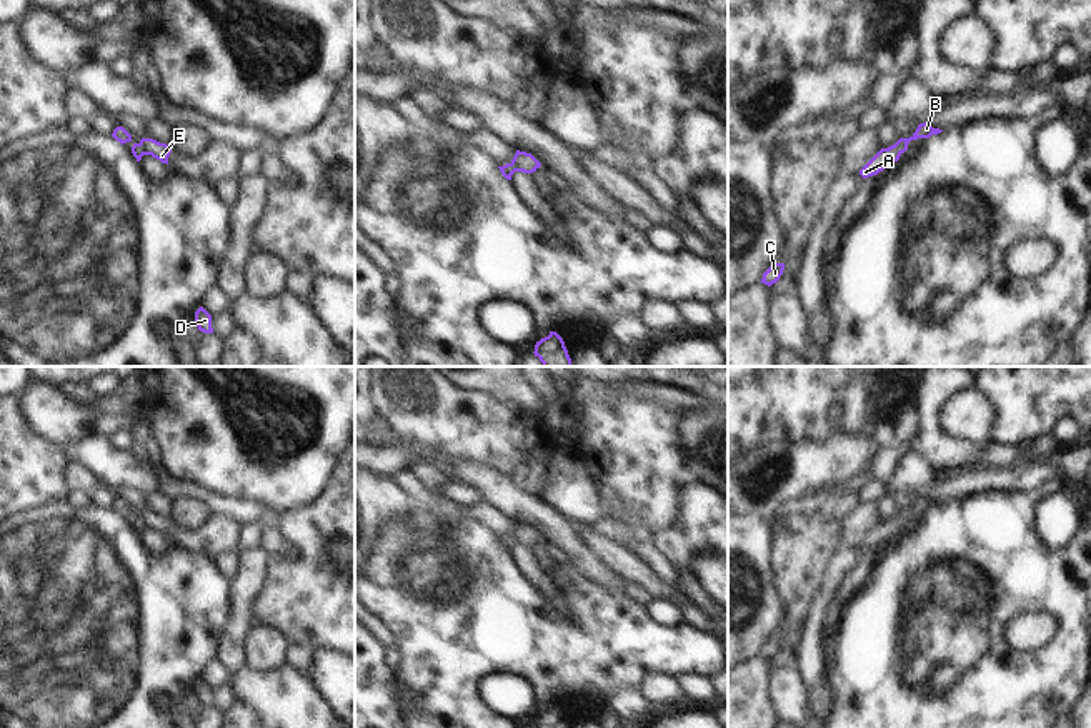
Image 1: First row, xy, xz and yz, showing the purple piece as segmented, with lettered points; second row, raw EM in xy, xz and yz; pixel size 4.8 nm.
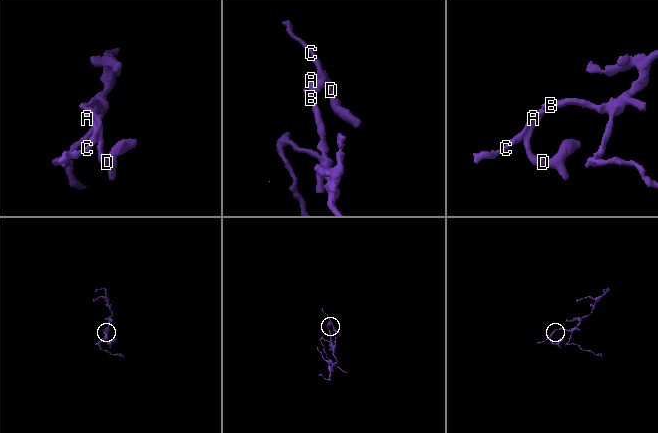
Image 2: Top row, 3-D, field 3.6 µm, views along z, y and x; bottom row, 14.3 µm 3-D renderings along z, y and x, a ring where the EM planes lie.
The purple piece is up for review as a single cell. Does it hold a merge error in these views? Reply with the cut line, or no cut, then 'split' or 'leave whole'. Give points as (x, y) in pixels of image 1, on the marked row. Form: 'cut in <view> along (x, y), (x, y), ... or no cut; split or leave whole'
no cut; leave whole

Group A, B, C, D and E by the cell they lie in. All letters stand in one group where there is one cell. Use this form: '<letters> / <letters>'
A B C D E

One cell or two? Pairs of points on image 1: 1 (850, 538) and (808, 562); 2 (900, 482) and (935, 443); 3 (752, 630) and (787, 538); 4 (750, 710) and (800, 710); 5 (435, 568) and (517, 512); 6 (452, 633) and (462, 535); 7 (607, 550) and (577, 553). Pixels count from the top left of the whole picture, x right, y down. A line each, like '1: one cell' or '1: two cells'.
1: two cells
2: two cells
3: two cells
4: two cells
5: two cells
6: one cell
7: two cells

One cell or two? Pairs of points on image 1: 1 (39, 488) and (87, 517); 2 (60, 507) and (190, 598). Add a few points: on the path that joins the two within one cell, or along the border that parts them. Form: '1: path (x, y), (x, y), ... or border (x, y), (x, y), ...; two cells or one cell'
1: border (62, 498), (27, 508), (22, 513); two cells
2: path (87, 540), (95, 548), (115, 548), (157, 590); one cell

